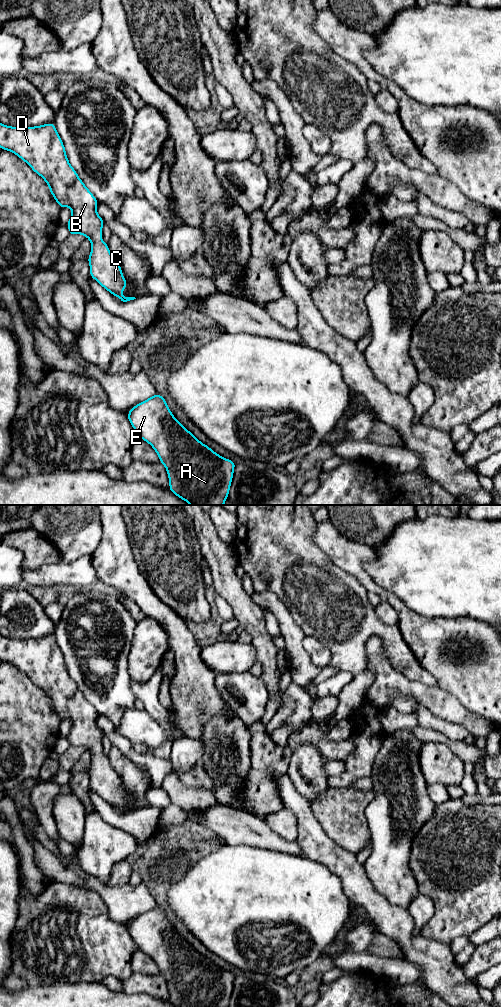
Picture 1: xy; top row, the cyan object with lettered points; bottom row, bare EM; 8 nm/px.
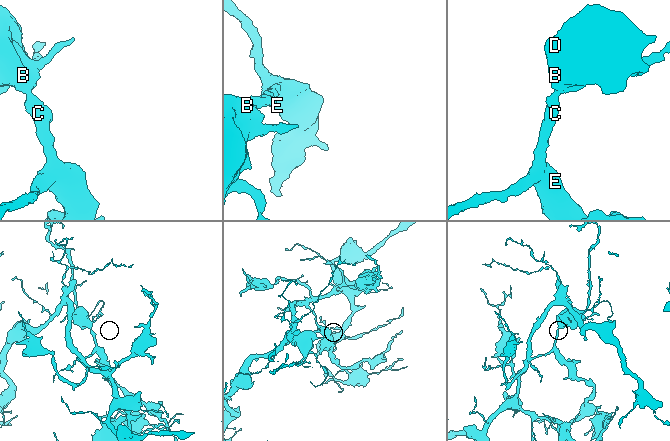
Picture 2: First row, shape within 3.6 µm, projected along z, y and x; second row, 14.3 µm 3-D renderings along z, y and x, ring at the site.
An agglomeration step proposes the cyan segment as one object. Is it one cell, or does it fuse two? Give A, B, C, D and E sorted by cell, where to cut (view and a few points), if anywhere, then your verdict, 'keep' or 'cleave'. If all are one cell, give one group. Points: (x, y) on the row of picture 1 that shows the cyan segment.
A B C D E; no cut; keep

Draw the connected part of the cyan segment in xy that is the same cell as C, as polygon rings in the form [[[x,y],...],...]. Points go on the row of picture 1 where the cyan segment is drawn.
[[[54,122],[34,127],[12,127],[0,123],[0,148],[16,154],[41,176],[61,209],[72,209],[72,215],[66,225],[71,236],[81,234],[91,242],[91,253],[87,258],[90,265],[89,276],[123,302],[136,299],[120,294],[127,287],[127,282],[118,261],[111,254],[107,243],[102,241],[102,227],[105,221],[97,213],[99,202],[70,165]]]

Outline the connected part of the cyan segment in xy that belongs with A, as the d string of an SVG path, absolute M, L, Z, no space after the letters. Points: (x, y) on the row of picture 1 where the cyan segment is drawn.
M154 394L132 407L127 414L136 436L156 451L165 466L170 482L169 490L190 505L224 505L230 491L236 463L223 458L200 442L172 414L165 398Z

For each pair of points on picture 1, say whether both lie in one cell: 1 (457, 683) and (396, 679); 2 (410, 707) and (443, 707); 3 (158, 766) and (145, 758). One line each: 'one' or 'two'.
1: two
2: two
3: one

